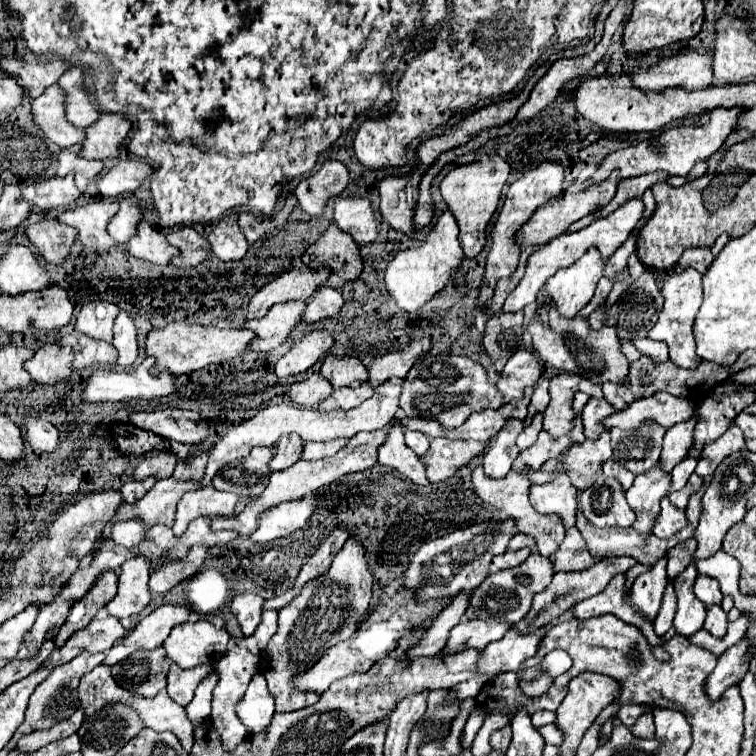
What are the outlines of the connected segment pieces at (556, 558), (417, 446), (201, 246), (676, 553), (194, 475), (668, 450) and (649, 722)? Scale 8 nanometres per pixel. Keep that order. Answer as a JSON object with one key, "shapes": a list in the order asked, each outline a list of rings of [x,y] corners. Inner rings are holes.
{"shapes":[[[[577,527],[567,529],[565,539],[561,541],[561,547],[553,555],[549,555],[549,559],[553,563],[555,573],[557,571],[583,571],[591,567],[593,563],[597,563],[597,559],[589,555]]],[[[405,431],[405,443],[417,457],[423,457],[427,453],[427,449],[429,449],[431,439],[427,435],[417,433],[417,431]]],[[[191,227],[173,229],[167,233],[167,239],[169,239],[169,243],[177,245],[181,251],[181,255],[177,259],[173,259],[175,267],[193,269],[193,267],[201,265],[205,259],[209,259],[209,255],[211,255],[209,241]]],[[[689,537],[683,543],[679,543],[667,551],[667,577],[671,581],[693,561],[695,547],[697,547],[697,541],[693,537]]],[[[207,453],[191,455],[189,463],[179,459],[175,473],[173,473],[173,479],[175,481],[201,481],[205,475],[205,465],[207,465]]],[[[697,417],[689,419],[689,423],[679,423],[677,427],[671,427],[665,435],[663,441],[663,451],[661,451],[661,469],[663,471],[671,471],[677,463],[681,463],[681,459],[685,459],[689,455],[689,447],[691,447],[691,439],[693,439],[693,427],[697,423]]],[[[647,713],[647,715],[641,715],[635,725],[631,727],[631,733],[637,737],[637,739],[653,739],[655,737],[655,731],[653,731],[653,715]]]]}

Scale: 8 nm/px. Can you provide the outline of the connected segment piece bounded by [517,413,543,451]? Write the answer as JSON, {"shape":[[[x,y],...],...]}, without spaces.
{"shape":[[[537,413],[537,415],[533,417],[531,425],[525,427],[523,433],[517,437],[517,447],[519,447],[521,451],[527,449],[527,447],[531,447],[531,445],[537,441],[537,435],[539,435],[539,431],[541,431],[541,419],[543,419],[543,415]]]}

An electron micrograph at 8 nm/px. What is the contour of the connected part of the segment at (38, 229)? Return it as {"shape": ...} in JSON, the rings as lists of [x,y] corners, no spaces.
{"shape":[[[47,219],[29,225],[25,233],[29,241],[37,247],[37,251],[43,255],[43,259],[49,263],[61,263],[69,255],[71,245],[77,239],[77,229]]]}

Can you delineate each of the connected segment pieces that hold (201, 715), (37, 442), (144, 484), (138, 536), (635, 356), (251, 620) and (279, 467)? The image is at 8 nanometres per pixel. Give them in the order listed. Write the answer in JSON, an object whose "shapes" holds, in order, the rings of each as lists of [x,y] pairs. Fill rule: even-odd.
{"shapes":[[[[213,667],[213,671],[207,675],[207,679],[203,679],[201,685],[197,687],[195,697],[189,703],[189,707],[185,707],[187,709],[187,717],[191,719],[193,727],[199,727],[203,721],[207,721],[207,717],[211,713],[211,693],[213,693],[217,683],[219,683],[219,677],[217,677],[215,667]]],[[[29,417],[25,441],[37,451],[51,453],[61,441],[61,431],[55,425],[47,423],[43,417]]],[[[145,479],[145,481],[129,481],[121,487],[121,495],[127,503],[135,503],[137,499],[141,499],[151,487],[155,485],[155,479]]],[[[115,523],[113,527],[113,541],[125,547],[133,547],[137,545],[141,539],[145,537],[145,529],[141,527],[141,523]]],[[[629,340],[622,341],[620,349],[630,364],[638,361],[638,359],[641,357],[638,350]]],[[[237,595],[230,605],[230,611],[237,617],[241,631],[245,637],[253,635],[257,625],[261,623],[261,605],[263,599],[259,595]]],[[[295,433],[281,437],[281,441],[275,447],[275,457],[269,463],[271,471],[283,471],[291,465],[295,465],[301,459],[303,453],[303,439]]]]}

